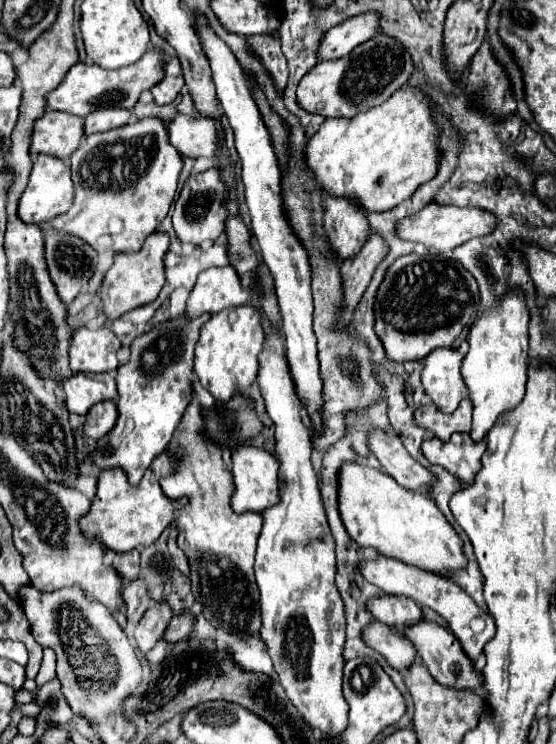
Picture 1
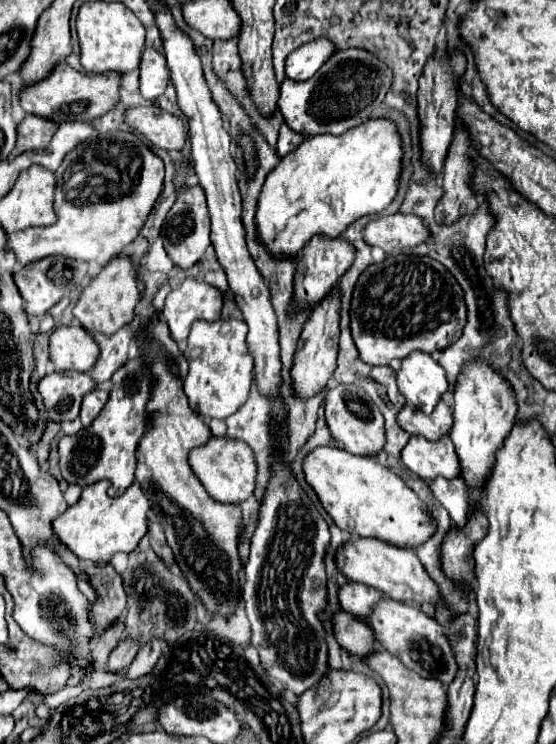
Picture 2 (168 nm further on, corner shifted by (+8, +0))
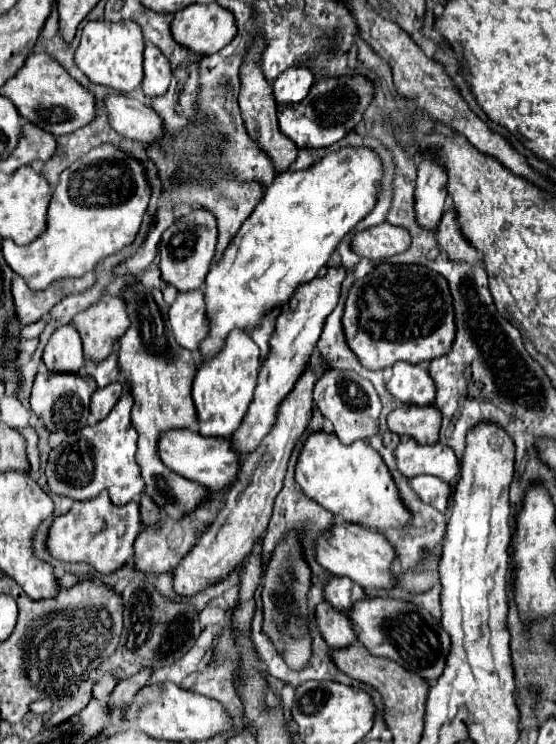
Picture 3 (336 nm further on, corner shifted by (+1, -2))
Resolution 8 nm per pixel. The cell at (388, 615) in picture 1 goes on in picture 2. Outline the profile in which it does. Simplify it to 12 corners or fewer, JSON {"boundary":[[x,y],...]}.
{"boundary":[[348,582],[340,608],[366,618],[382,598],[376,588]]}

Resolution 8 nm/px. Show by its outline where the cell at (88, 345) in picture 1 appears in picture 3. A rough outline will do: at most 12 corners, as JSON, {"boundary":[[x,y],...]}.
{"boundary":[[73,324],[53,332],[43,362],[53,372],[85,366]]}

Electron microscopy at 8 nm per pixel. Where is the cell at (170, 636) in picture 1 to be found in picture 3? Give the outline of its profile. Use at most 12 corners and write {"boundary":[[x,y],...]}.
{"boundary":[[153,668],[121,680],[113,690],[109,708],[117,710],[150,685]]}

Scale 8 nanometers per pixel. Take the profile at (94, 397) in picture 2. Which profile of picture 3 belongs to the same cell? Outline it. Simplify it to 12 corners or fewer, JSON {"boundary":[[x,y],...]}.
{"boundary":[[111,382],[99,388],[91,398],[91,414],[103,420],[119,396],[123,386]]}

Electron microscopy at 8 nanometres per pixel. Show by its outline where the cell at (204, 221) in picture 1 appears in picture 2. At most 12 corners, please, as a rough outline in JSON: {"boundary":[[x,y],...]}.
{"boundary":[[200,186],[176,200],[162,228],[180,270],[202,260],[210,218]]}

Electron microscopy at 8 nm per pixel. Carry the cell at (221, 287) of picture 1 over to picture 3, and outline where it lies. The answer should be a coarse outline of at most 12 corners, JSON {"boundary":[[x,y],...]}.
{"boundary":[[201,290],[179,292],[173,336],[195,350],[211,332]]}

